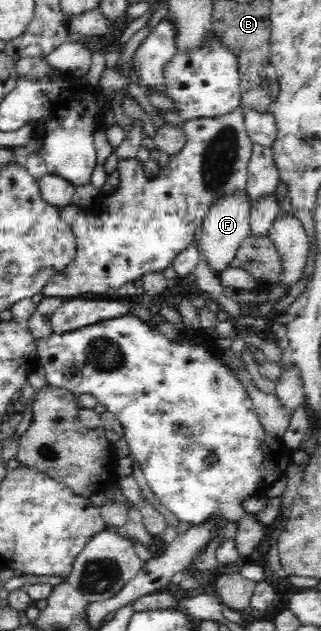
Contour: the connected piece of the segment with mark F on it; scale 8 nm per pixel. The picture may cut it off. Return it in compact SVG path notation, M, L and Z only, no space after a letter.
M237 191L236 194L225 195L210 205L209 211L202 221L202 237L199 243L203 259L205 259L211 272L216 274L216 277L220 277L220 273L228 267L230 261L237 255L242 241L250 236L250 210L246 191Z

